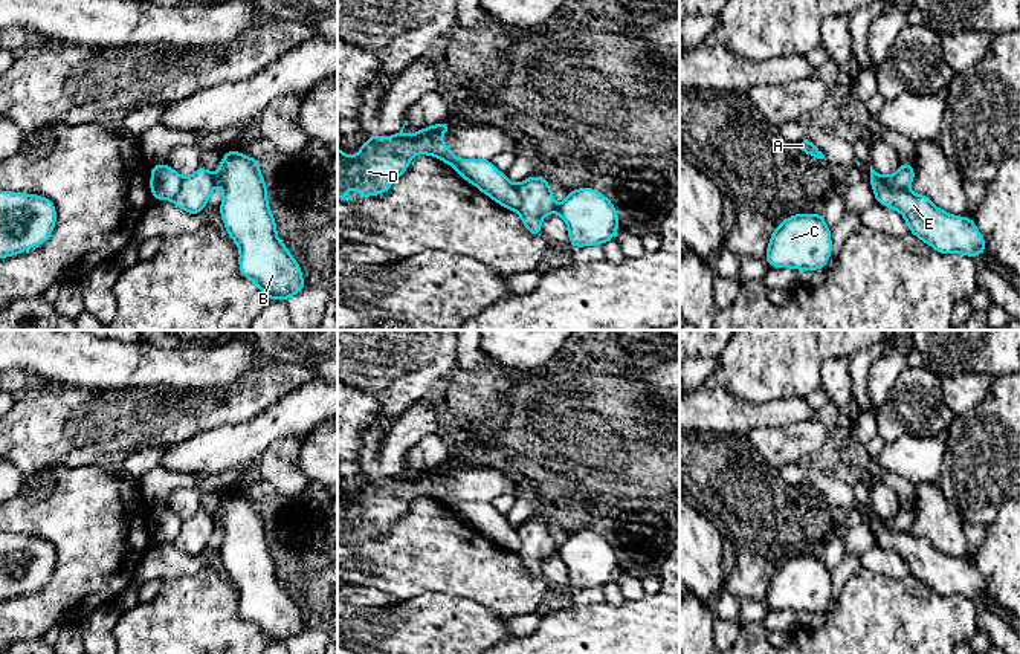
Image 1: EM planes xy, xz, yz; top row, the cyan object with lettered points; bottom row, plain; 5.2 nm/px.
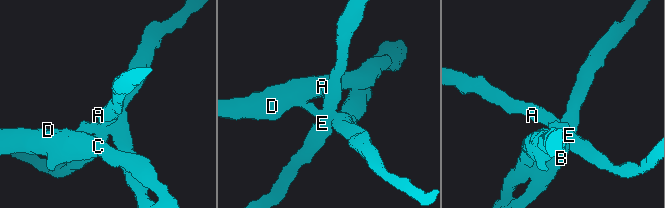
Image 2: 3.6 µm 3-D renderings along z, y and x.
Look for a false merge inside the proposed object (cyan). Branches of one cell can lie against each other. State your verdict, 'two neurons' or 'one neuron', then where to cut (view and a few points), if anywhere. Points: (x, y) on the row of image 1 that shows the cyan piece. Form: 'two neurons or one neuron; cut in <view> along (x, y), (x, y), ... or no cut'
two neurons; cut in yz along (883, 176), (890, 188), (906, 190)

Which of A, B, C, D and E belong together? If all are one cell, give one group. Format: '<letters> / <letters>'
A E / B C D

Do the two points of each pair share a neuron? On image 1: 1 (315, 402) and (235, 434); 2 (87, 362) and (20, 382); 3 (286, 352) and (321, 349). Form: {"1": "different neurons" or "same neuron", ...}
{"1": "same neuron", "2": "different neurons", "3": "same neuron"}

